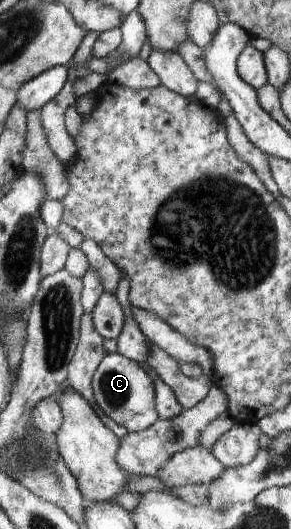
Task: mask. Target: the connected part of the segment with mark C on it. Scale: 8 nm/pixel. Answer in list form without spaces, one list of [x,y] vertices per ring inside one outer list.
[[[119,352],[105,354],[93,374],[91,389],[97,406],[107,417],[129,432],[146,430],[159,419],[154,405],[155,389],[149,375],[140,364]]]

